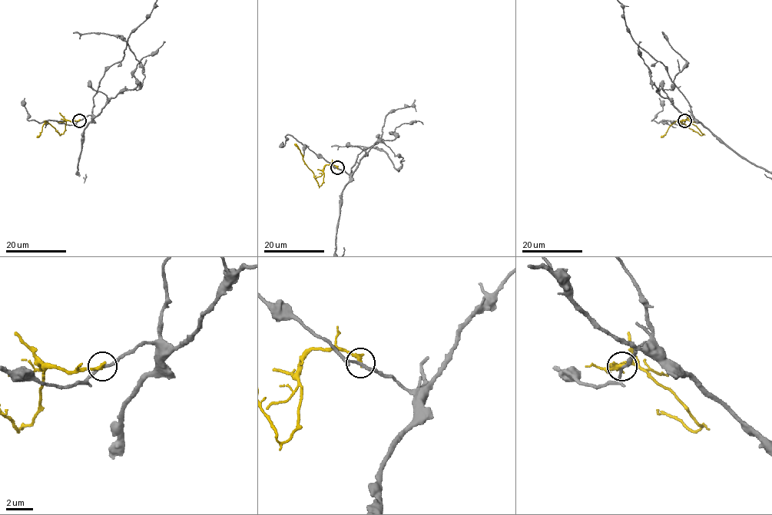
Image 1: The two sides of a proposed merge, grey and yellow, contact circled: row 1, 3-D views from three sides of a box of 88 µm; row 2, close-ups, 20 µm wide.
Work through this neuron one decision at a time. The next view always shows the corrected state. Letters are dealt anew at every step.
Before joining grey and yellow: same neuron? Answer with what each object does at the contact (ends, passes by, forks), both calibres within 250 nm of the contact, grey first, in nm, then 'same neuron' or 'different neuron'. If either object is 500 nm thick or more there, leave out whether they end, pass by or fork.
grey passes by; yellow ends; calibres 200 and 320 nm; different neuron

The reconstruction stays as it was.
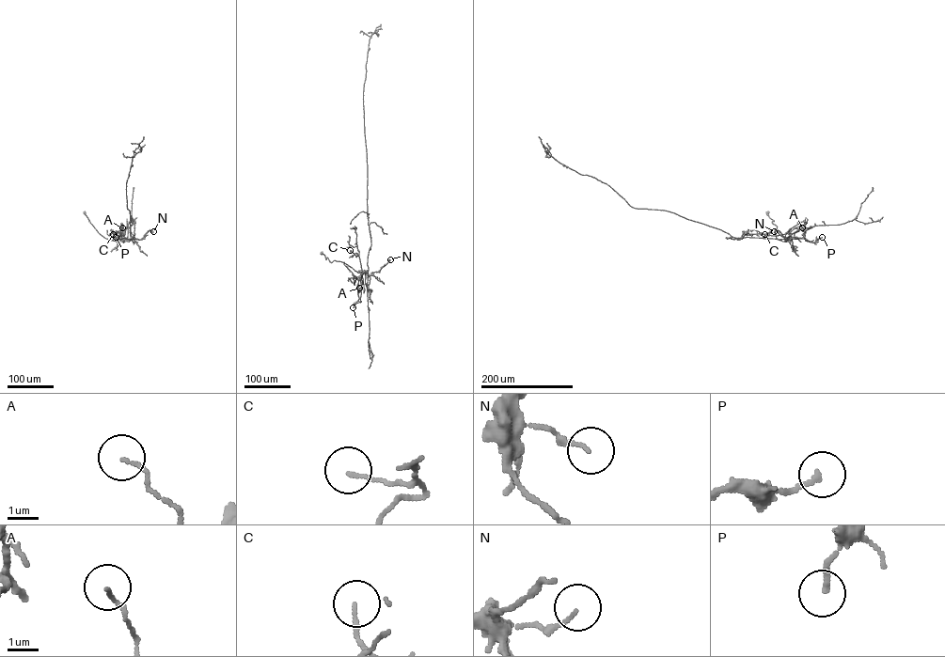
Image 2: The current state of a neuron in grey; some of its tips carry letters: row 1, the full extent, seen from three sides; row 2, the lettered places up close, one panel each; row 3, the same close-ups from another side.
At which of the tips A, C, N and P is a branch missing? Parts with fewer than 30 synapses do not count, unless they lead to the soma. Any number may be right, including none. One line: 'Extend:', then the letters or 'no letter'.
Extend: no letter

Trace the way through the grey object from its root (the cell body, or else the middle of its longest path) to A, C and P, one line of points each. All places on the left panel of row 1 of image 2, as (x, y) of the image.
A: (85, 212), (98, 231), (106, 239), (124, 240), (122, 227)
C: (85, 212), (104, 237), (116, 241), (124, 240), (124, 233), (113, 234)
P: (85, 212), (104, 237), (117, 242), (124, 237), (124, 241), (116, 237)

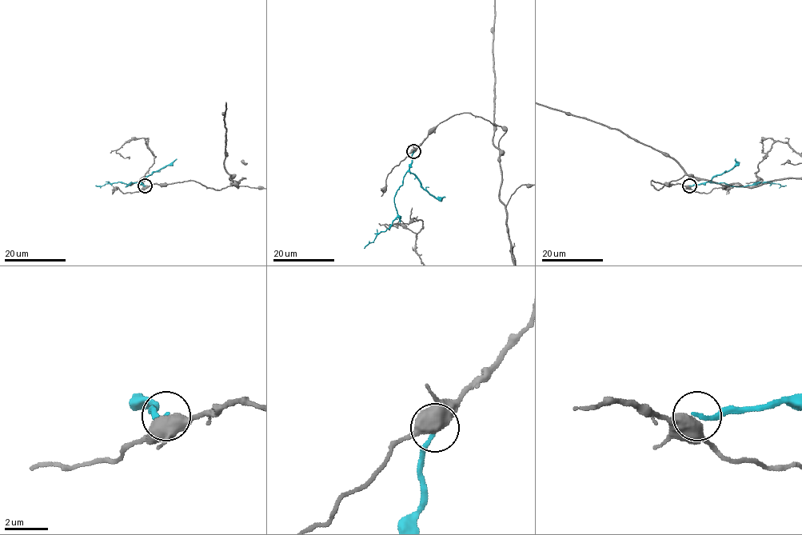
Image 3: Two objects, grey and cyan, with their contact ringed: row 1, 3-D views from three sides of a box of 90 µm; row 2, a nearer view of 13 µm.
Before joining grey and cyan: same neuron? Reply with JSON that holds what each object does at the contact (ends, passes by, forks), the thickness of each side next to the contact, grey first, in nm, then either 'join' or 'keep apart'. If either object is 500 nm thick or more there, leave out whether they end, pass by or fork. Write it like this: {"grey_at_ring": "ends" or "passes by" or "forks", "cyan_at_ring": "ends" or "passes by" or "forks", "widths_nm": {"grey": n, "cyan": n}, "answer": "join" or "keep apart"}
{"widths_nm": {"grey": 750, "cyan": 180}, "answer": "keep apart"}

